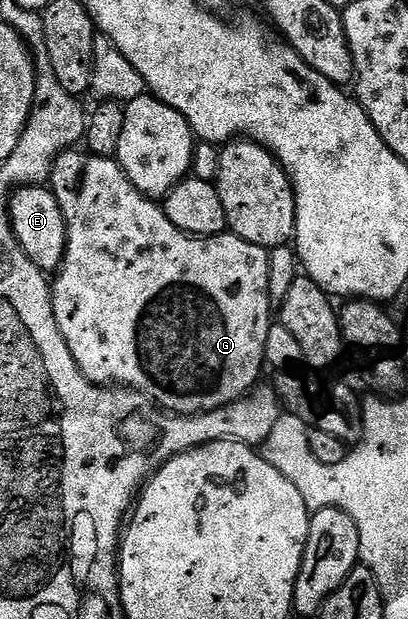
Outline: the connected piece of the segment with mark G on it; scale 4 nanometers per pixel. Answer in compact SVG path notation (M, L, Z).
M81 149L62 151L61 156L53 163L51 190L59 201L59 209L63 209L67 225L65 260L56 272L57 280L54 278L51 283L53 312L59 325L59 333L63 333L67 349L71 349L71 357L75 357L79 369L92 383L132 387L134 391L142 391L158 408L171 411L175 415L198 415L204 411L219 409L243 398L258 386L257 378L261 375L261 367L266 366L265 346L267 329L271 322L269 251L266 248L251 241L243 241L232 233L204 237L191 237L183 233L175 225L171 225L160 202L148 199L143 193L139 193L139 189L135 189L135 185L131 185L127 173L113 157L91 155Z

